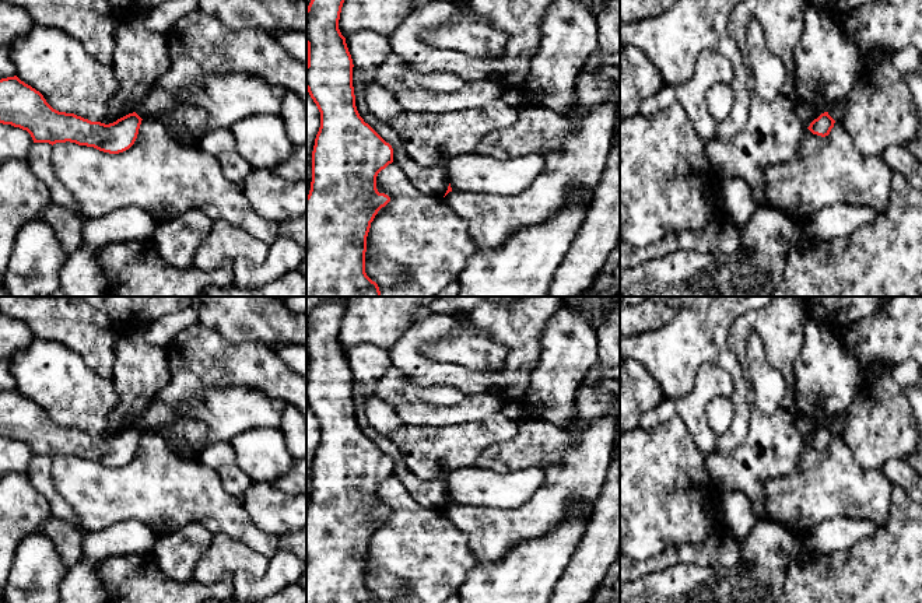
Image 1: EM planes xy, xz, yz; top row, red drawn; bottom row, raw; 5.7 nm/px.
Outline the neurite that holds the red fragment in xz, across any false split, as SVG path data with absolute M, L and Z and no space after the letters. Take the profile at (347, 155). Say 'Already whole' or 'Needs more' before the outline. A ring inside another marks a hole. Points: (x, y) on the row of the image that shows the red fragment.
Already whole. M311 0L306 8L306 90L320 112L320 127L312 151L312 182L306 196L306 297L381 297L365 273L367 236L378 211L390 197L376 189L376 176L393 162L393 148L364 119L355 106L353 59L339 29L344 0Z

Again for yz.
Already whole. M828 112L821 113L817 119L814 119L807 127L813 134L825 137L830 134L834 127L835 120L828 115Z

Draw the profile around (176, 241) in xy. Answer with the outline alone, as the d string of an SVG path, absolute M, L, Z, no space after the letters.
M193 208L158 222L151 241L169 266L187 270L194 266L196 252L211 227L213 221L203 211Z

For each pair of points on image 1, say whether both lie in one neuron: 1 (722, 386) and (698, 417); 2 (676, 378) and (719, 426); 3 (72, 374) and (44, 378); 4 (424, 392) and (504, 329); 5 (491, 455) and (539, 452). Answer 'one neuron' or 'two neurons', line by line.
1: one neuron
2: two neurons
3: one neuron
4: two neurons
5: one neuron

